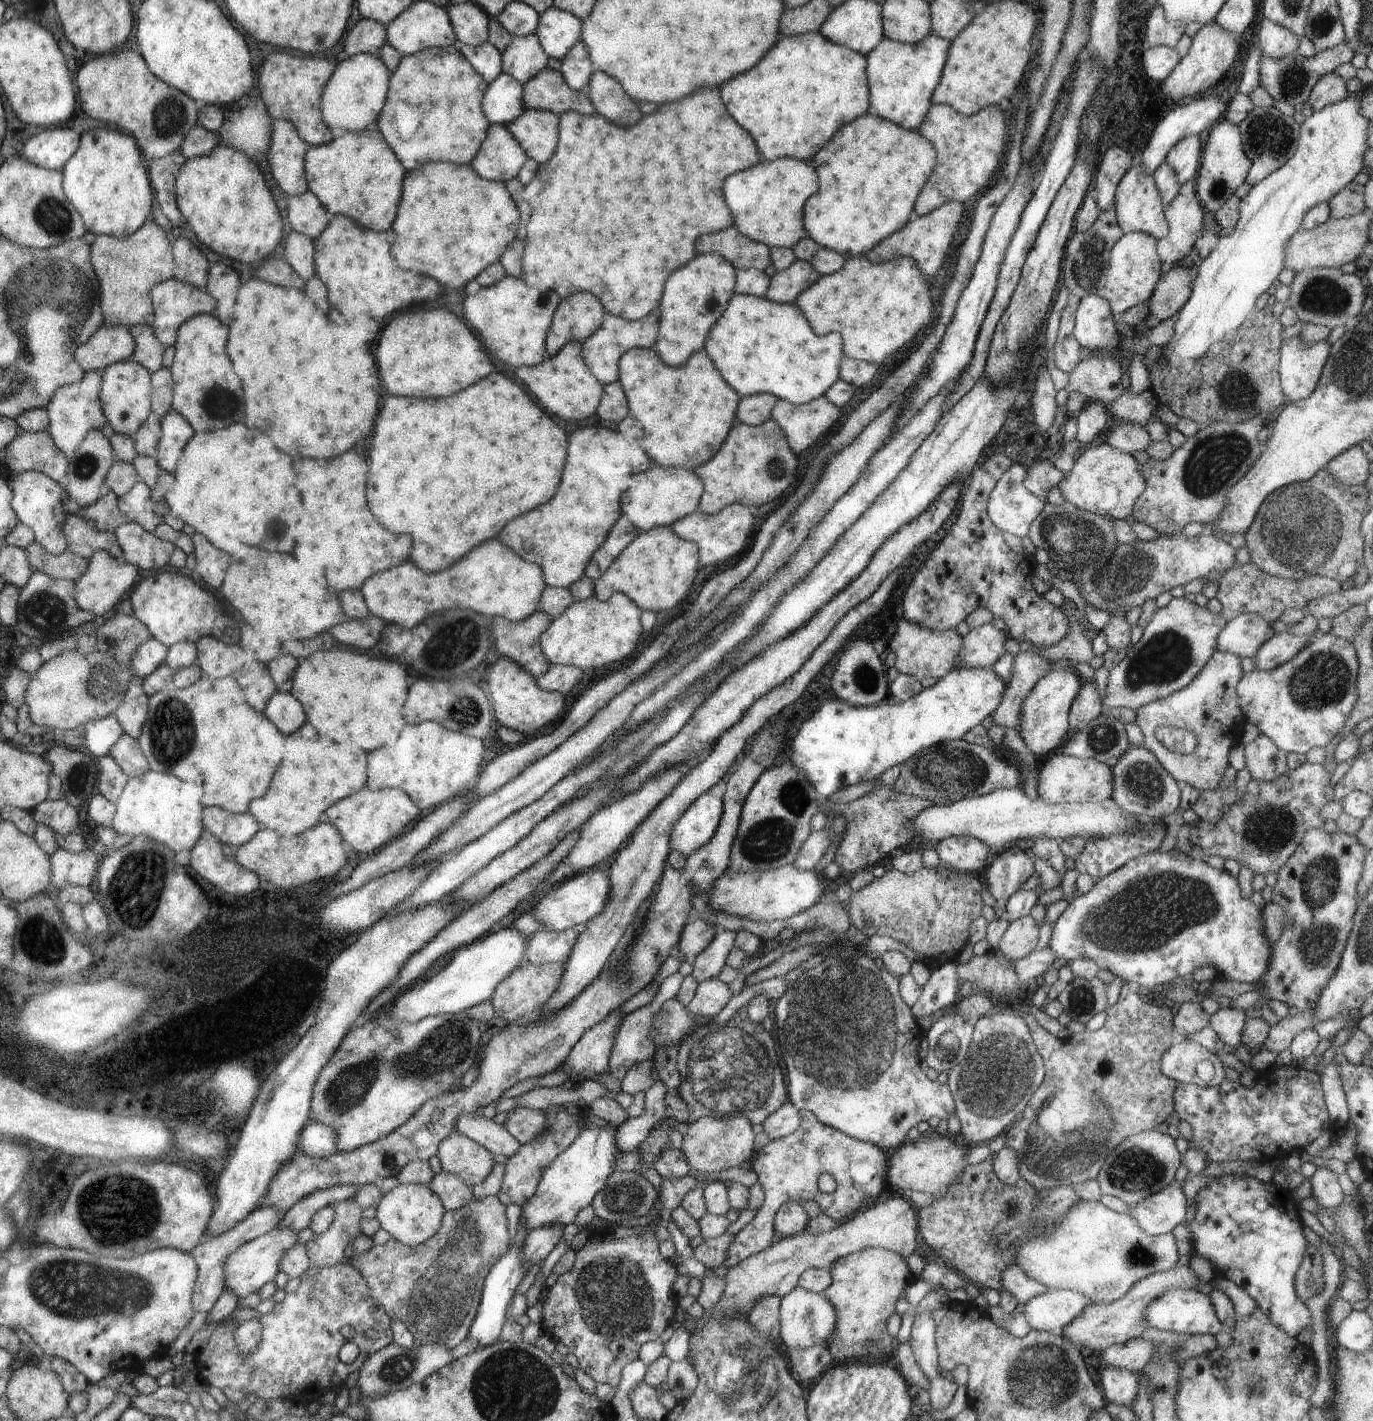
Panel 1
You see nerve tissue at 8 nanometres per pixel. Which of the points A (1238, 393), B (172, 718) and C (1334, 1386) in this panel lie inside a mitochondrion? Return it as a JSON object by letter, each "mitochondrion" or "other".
{"A":"mitochondrion","B":"mitochondrion","C":"other"}

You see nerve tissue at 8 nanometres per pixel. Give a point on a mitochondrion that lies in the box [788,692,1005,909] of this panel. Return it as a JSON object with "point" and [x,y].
{"point":[944,769]}

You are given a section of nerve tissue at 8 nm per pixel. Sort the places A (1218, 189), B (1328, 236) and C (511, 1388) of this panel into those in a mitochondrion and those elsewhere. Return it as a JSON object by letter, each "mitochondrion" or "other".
{"A":"mitochondrion","B":"other","C":"mitochondrion"}

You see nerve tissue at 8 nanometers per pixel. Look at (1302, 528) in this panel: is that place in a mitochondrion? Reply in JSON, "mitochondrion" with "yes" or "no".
{"mitochondrion":"yes"}

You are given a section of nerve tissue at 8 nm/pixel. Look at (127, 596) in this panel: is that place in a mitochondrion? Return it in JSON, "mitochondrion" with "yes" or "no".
{"mitochondrion":"no"}

